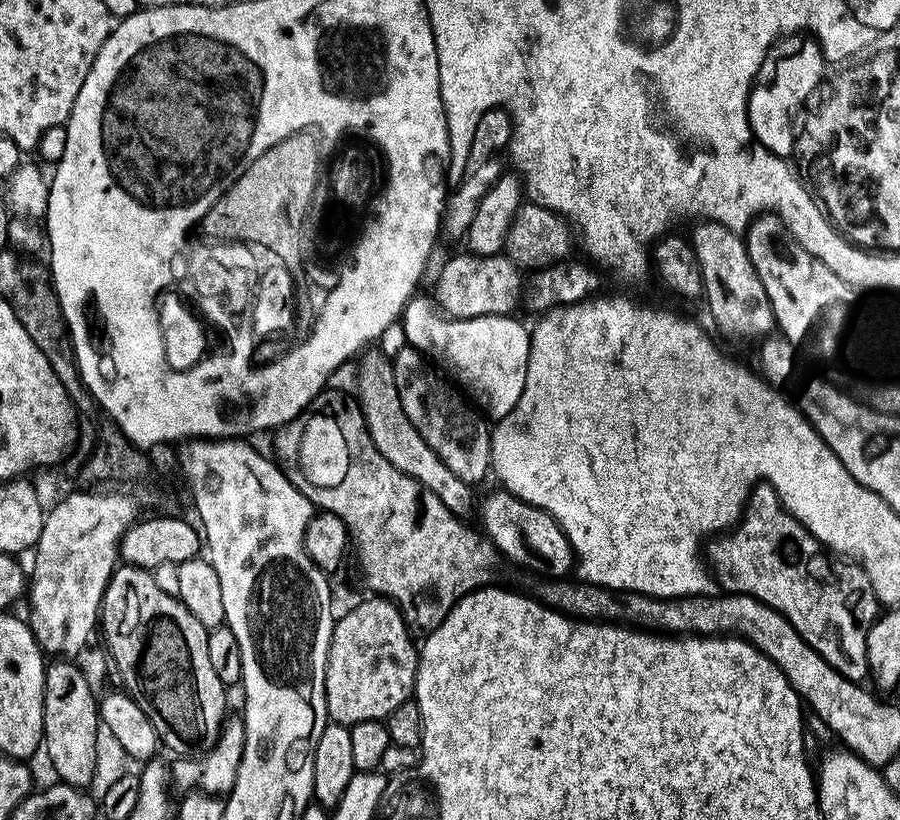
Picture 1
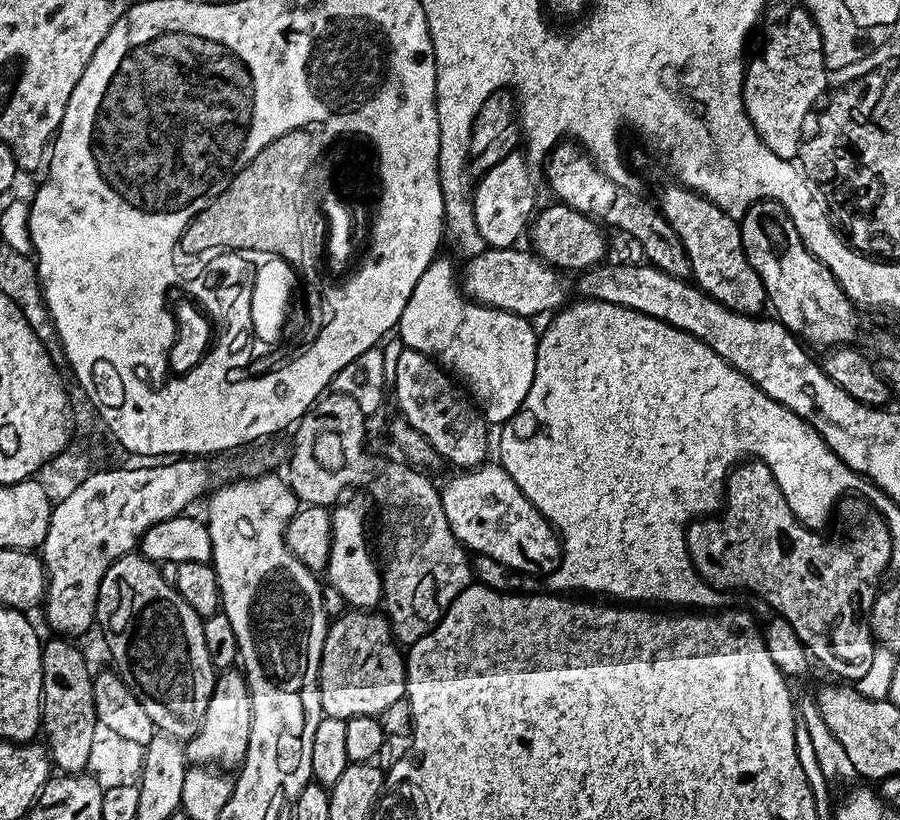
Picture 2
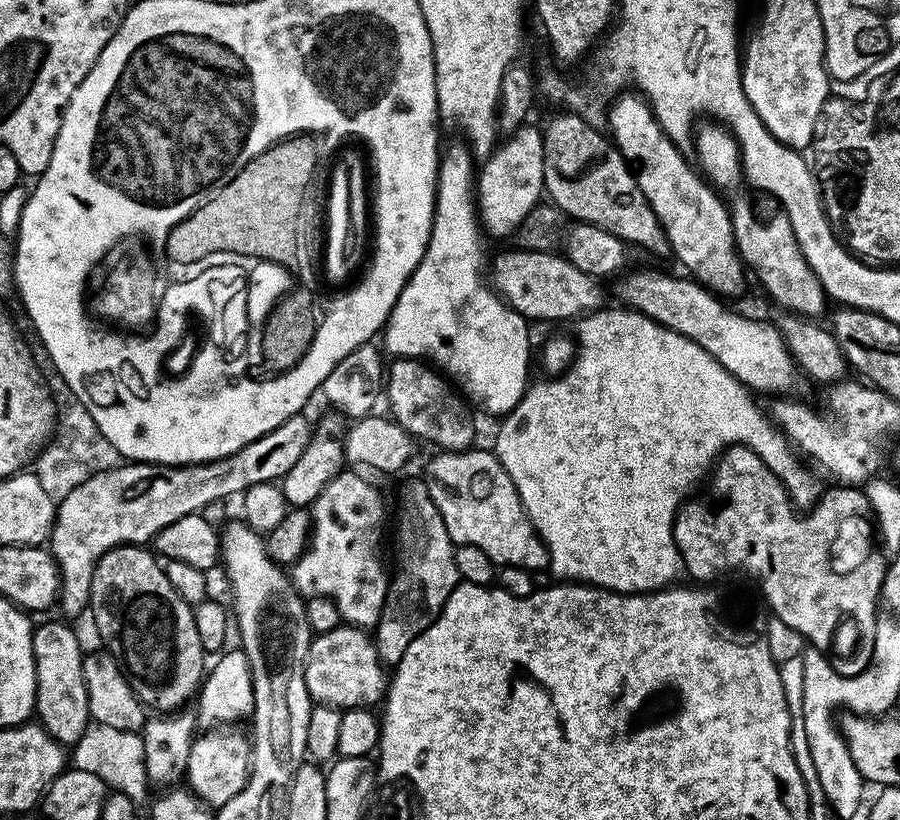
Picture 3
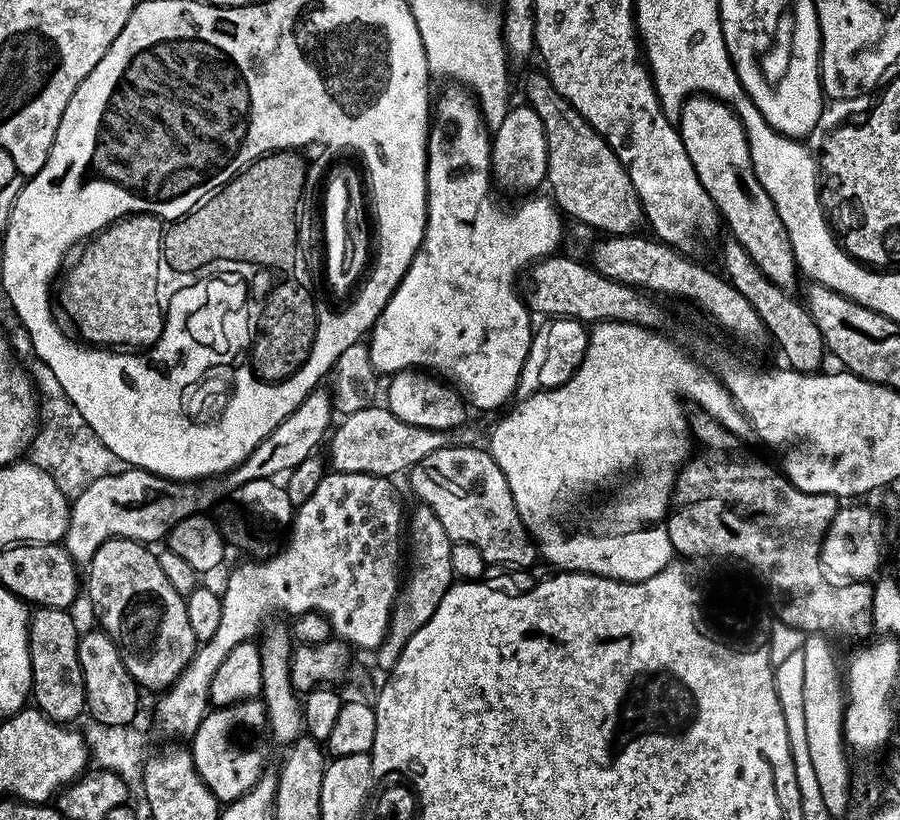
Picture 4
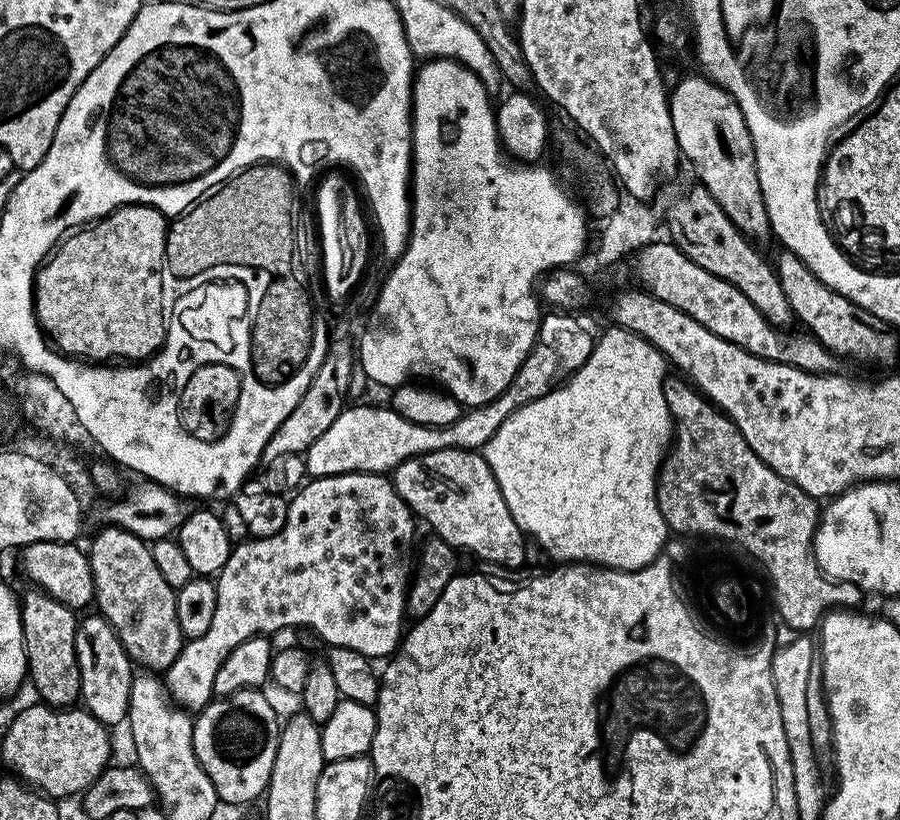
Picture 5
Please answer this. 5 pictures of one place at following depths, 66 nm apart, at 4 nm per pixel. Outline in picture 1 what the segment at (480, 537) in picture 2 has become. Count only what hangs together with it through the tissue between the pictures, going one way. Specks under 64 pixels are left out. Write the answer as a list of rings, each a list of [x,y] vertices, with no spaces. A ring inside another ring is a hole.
[[[507,489],[492,493],[481,503],[483,533],[495,545],[497,551],[516,564],[530,568],[542,574],[550,574],[552,578],[565,577],[573,569],[575,553],[560,525],[547,509],[520,500]]]

